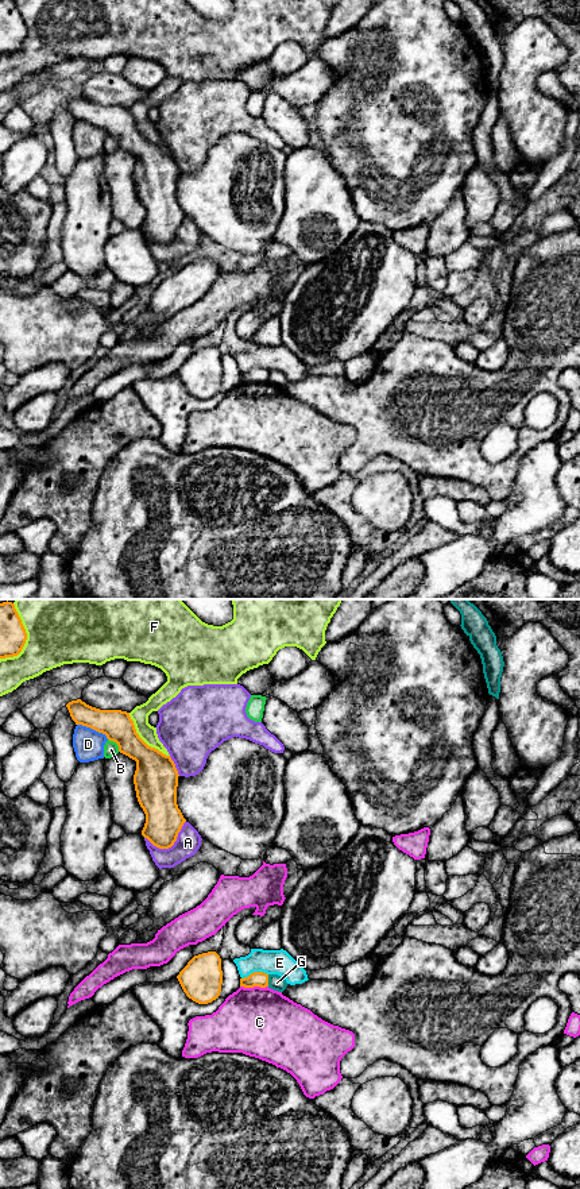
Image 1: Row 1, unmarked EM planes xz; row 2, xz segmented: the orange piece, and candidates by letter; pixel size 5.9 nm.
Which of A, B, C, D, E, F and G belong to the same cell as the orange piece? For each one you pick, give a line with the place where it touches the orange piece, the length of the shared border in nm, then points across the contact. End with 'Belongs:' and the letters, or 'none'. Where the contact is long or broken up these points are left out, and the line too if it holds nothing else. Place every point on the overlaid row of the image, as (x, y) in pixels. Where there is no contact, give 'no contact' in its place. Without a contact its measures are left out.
Belongs: none

